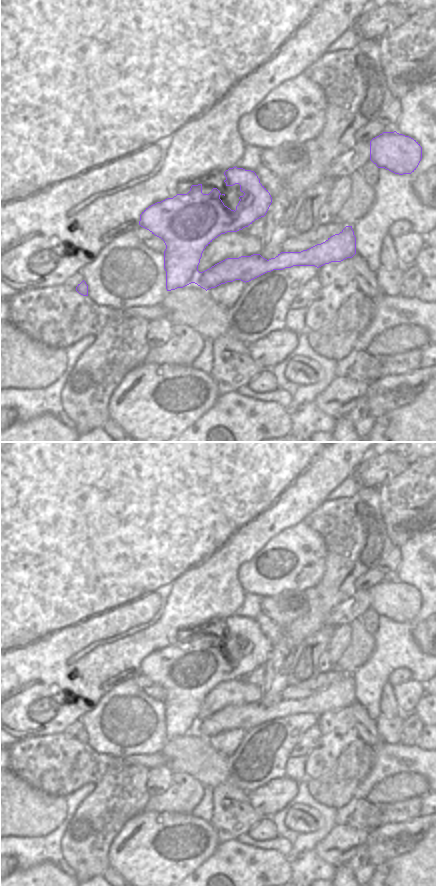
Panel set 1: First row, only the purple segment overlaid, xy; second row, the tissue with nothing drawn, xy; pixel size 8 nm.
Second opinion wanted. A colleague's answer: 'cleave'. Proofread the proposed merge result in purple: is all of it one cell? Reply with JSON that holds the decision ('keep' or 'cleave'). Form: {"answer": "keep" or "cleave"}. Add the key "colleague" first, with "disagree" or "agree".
{"colleague": "disagree", "answer": "keep"}

